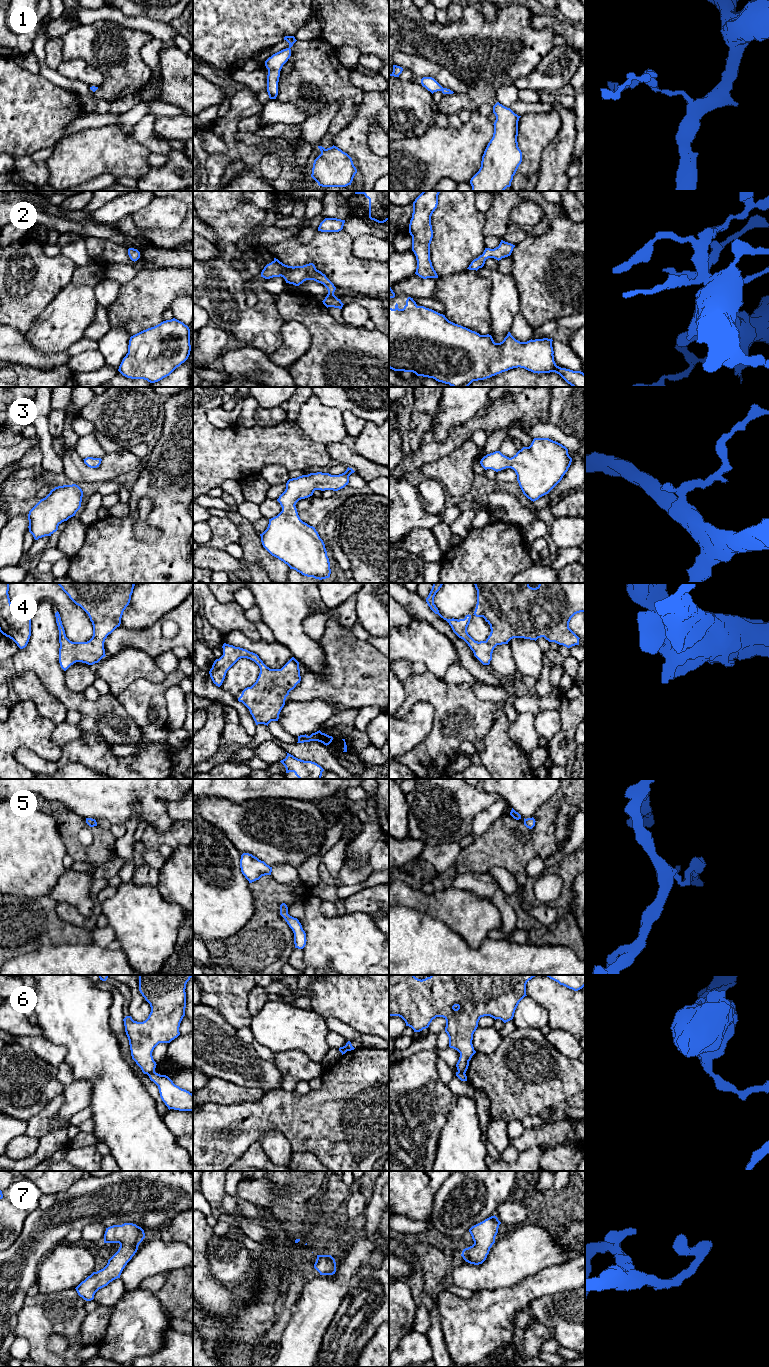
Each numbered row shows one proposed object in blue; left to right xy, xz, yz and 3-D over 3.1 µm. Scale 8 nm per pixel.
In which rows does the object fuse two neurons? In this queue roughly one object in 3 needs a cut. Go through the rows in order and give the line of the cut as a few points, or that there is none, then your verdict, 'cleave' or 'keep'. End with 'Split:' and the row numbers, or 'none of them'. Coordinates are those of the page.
1: no cut | keep
2: no cut | keep
3: no cut | keep
4: no cut | keep
5: no cut | keep
6: xy (154, 1070), (148, 1075) | cleave
7: no cut | keep
Split: 6

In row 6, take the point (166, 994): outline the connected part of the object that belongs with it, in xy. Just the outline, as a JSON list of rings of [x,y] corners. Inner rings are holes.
[[[139,975],[139,991],[150,1004],[151,1012],[143,1022],[137,1022],[131,1016],[124,1021],[125,1032],[129,1040],[132,1059],[144,1074],[155,1071],[156,1062],[152,1052],[159,1043],[170,1043],[180,1035],[180,1023],[185,1016],[186,984],[193,975]]]

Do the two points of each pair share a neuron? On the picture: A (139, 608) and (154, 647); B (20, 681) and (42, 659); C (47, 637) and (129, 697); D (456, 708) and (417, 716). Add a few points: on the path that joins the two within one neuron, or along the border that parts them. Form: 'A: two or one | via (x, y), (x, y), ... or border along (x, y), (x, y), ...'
A: two | border along (166, 614), (150, 626), (141, 629), (122, 627)
B: two | border along (12, 669), (18, 673), (32, 671), (46, 688)
C: two | border along (116, 697), (130, 717)
D: two | border along (429, 702), (434, 711), (434, 719), (428, 735)

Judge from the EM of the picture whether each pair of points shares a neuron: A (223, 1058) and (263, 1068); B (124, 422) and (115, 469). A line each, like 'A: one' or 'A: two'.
A: one
B: two

